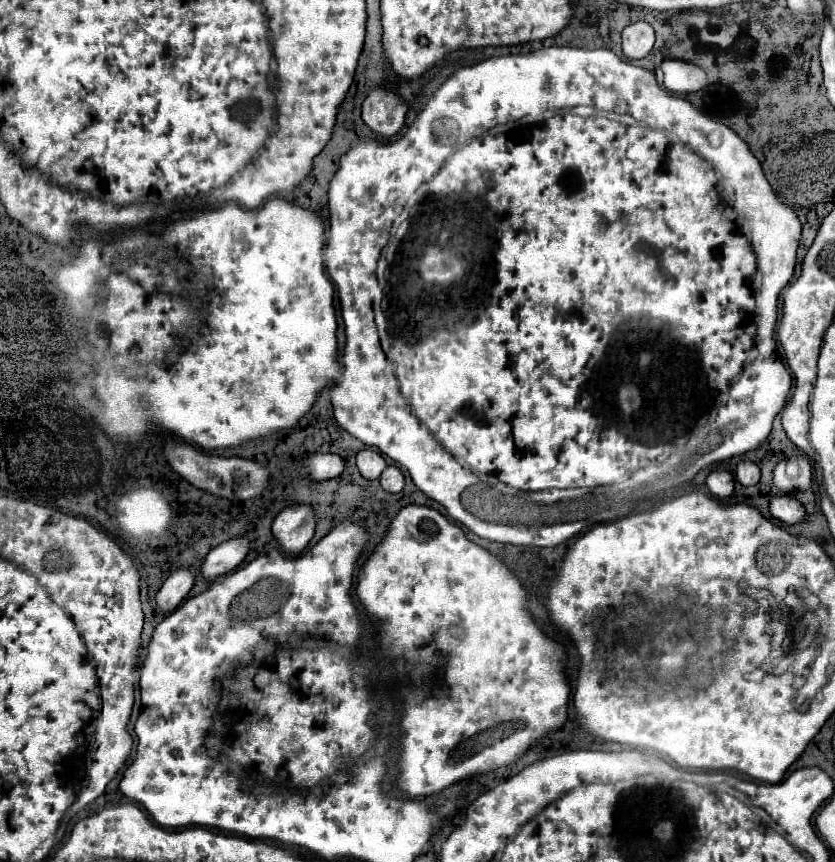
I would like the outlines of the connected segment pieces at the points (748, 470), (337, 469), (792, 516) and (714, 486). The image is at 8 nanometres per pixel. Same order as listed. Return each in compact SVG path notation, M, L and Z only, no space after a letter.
M741 460L737 464L737 470L735 470L735 476L737 480L743 484L743 486L753 486L759 482L761 474L759 474L759 466L751 460Z
M315 454L307 460L313 480L331 480L343 472L343 460L337 454Z
M779 494L773 496L769 502L769 510L771 516L785 522L785 524L797 524L805 520L805 508L801 506L801 502L789 494Z
M713 470L709 472L705 484L709 486L711 494L717 498L729 498L733 492L733 476L727 470Z

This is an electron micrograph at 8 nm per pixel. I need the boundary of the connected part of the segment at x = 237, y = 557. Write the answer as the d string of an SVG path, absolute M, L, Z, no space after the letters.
M245 536L231 538L227 542L219 544L217 548L213 548L201 566L205 580L211 582L211 580L235 570L245 560L249 550L251 550L251 546L249 546L249 540Z

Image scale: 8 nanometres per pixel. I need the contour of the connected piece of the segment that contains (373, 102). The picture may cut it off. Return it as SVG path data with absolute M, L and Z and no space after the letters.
M375 88L363 102L363 122L383 138L395 138L405 122L407 106L403 100L387 90Z

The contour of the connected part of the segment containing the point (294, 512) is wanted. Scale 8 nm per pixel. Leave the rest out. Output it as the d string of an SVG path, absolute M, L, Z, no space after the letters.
M307 504L287 506L283 512L277 514L271 530L285 552L289 554L303 552L315 532L313 508Z

